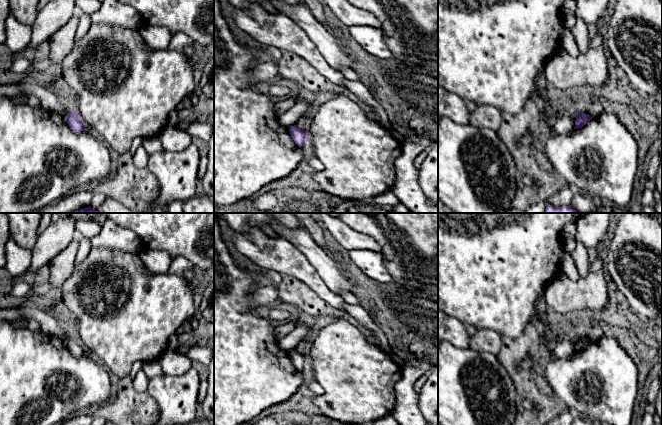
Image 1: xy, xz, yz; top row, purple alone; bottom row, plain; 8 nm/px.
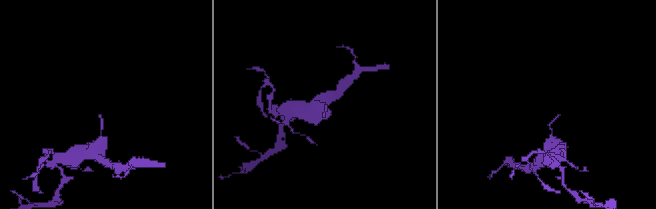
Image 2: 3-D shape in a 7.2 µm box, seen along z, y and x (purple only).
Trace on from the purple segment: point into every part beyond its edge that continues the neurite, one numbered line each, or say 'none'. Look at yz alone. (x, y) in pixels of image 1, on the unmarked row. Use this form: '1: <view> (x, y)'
none

